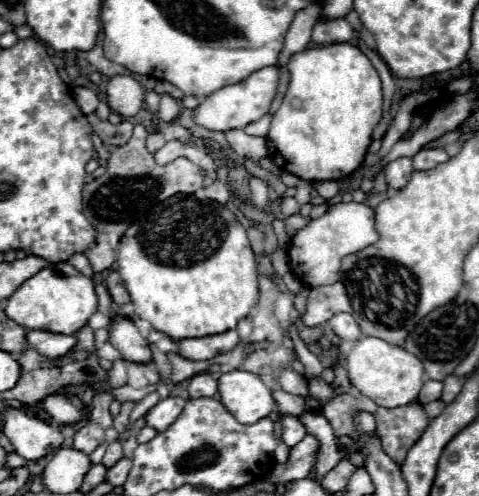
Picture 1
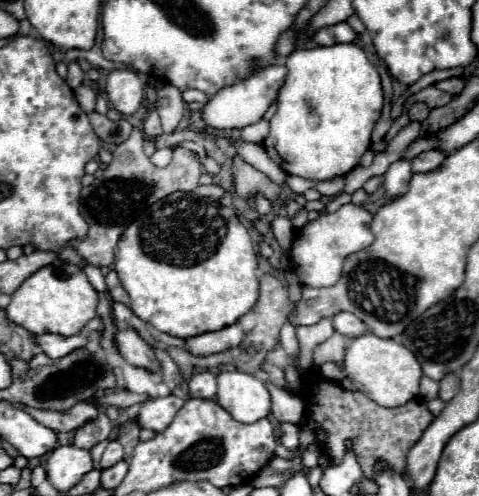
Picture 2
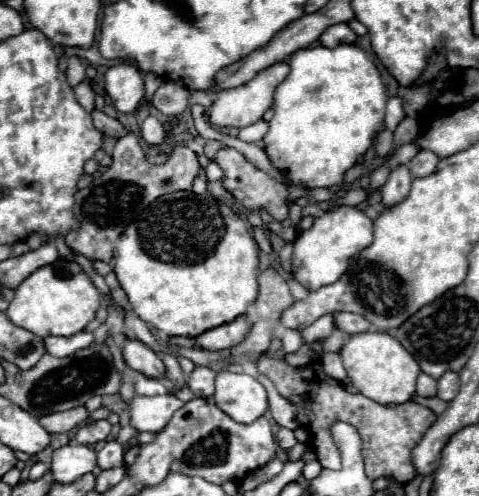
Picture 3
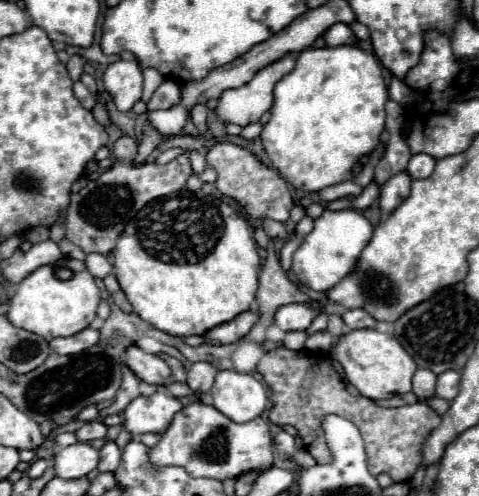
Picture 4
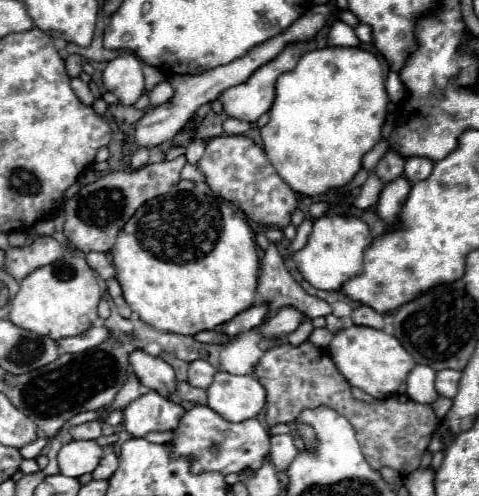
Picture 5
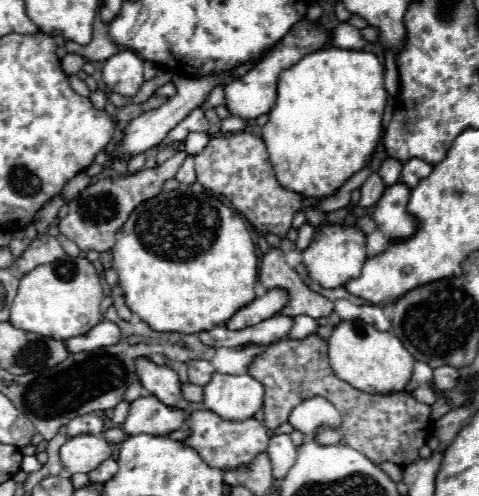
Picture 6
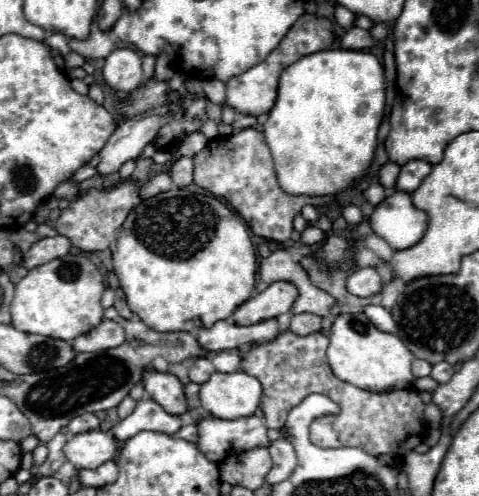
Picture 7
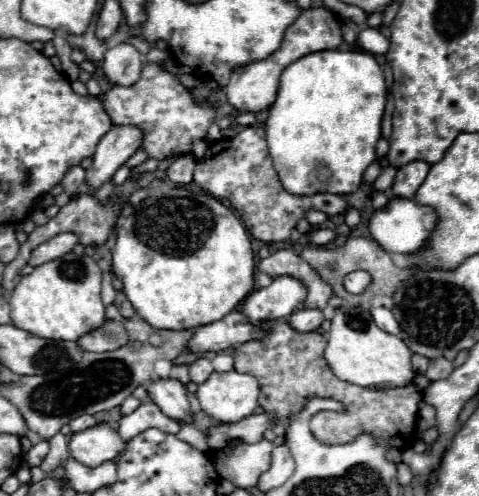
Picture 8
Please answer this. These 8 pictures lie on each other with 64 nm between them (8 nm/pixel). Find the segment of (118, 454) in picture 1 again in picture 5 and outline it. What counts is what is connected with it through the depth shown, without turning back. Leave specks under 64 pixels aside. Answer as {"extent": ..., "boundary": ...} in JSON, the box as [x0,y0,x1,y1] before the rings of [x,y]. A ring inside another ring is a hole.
{"extent":[92,446,118,480],"boundary":[[[106,446],[106,448],[104,448],[104,458],[100,460],[100,464],[98,464],[98,468],[92,472],[92,476],[94,476],[96,480],[108,480],[108,478],[112,476],[112,472],[116,472],[116,468],[118,468],[118,456],[114,454],[112,446]]]}

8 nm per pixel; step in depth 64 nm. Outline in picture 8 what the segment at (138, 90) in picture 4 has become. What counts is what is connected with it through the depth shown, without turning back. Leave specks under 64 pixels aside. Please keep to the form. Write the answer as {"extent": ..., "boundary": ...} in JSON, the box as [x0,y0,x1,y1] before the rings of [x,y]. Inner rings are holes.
{"extent":[102,44,142,86],"boundary":[[[114,44],[104,56],[102,70],[112,84],[132,86],[142,70],[140,52],[132,44]]]}

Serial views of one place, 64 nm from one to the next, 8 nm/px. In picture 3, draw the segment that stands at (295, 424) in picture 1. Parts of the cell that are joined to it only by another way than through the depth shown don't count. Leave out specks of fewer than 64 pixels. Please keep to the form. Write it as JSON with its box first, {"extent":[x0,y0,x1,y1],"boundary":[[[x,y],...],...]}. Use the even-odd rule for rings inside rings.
{"extent":[276,428,296,450],"boundary":[[[280,428],[280,432],[276,434],[276,442],[278,442],[278,446],[280,446],[282,450],[290,450],[290,448],[296,444],[296,438],[294,438],[292,430]]]}

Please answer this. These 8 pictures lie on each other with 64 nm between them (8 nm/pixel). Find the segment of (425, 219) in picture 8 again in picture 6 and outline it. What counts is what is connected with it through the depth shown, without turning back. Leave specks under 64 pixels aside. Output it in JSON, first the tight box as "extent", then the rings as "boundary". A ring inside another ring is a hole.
{"extent":[372,182,418,242],"boundary":[[[398,182],[394,186],[388,186],[384,196],[376,204],[372,218],[390,242],[408,240],[418,228],[418,220],[406,208],[408,200],[410,200],[410,188]]]}

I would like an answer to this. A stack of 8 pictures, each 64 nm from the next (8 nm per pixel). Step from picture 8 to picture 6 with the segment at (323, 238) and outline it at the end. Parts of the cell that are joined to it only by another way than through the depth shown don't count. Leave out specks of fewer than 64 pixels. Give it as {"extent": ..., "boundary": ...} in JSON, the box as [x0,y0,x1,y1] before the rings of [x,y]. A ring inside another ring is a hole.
{"extent":[296,222,314,250],"boundary":[[[306,222],[300,230],[298,230],[298,242],[296,242],[296,248],[298,250],[306,250],[308,246],[310,246],[310,242],[312,242],[312,238],[314,238],[314,228]]]}

